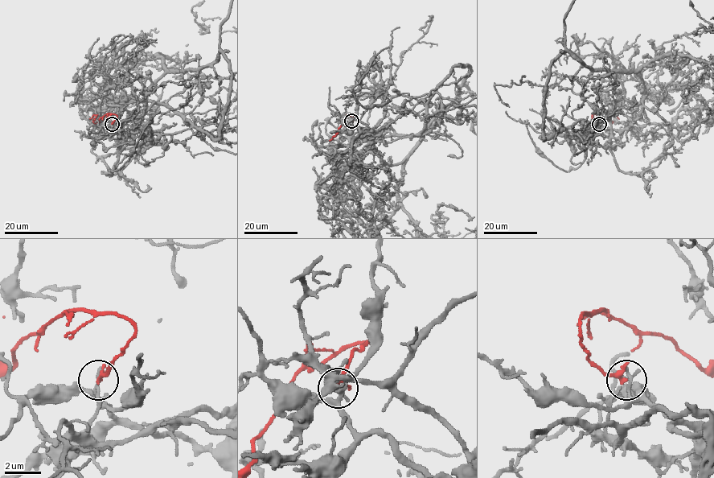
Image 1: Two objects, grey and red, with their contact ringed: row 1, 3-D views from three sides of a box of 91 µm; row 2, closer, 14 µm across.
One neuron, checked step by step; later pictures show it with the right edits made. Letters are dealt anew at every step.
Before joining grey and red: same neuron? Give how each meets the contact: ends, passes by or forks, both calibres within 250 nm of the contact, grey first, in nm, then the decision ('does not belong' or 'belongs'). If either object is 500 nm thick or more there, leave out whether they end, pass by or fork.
grey passes by | red passes by | 150/170 nm | belongs

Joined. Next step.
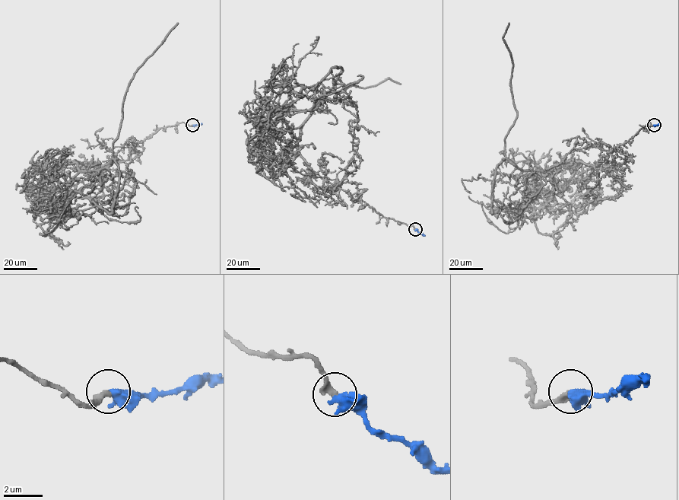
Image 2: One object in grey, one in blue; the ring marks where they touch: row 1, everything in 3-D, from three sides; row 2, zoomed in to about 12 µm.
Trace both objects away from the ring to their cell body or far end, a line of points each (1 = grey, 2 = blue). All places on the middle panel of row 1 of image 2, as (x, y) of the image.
1: (415, 229), (369, 206), (355, 183), (318, 187), (297, 146), (335, 80), (344, 92), (388, 78), (401, 84)
2: (415, 229), (424, 235)

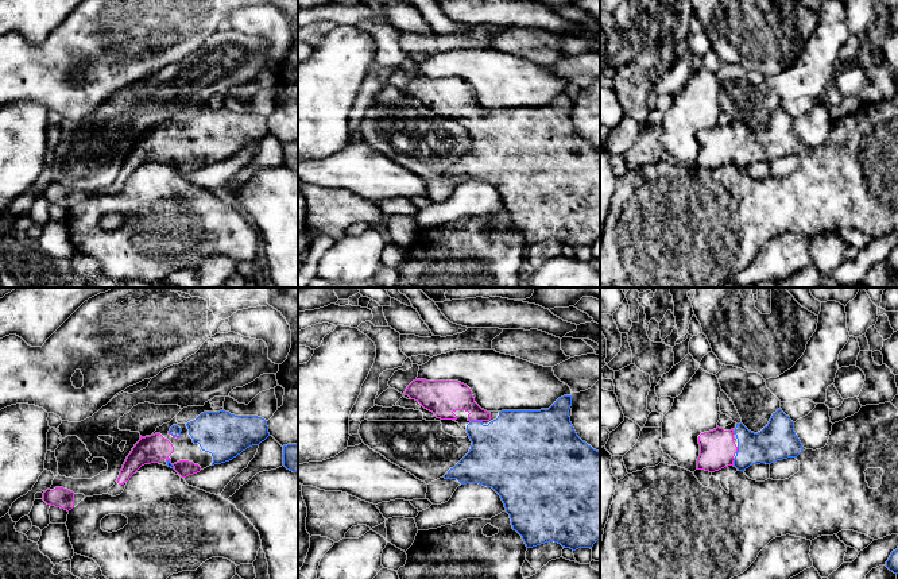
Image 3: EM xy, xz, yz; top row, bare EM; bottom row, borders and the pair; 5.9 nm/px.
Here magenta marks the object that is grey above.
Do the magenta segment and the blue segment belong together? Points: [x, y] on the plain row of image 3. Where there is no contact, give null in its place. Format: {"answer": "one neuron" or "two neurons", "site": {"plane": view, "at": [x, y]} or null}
{"answer": "one neuron", "site": {"plane": "xz", "at": [476, 118]}}

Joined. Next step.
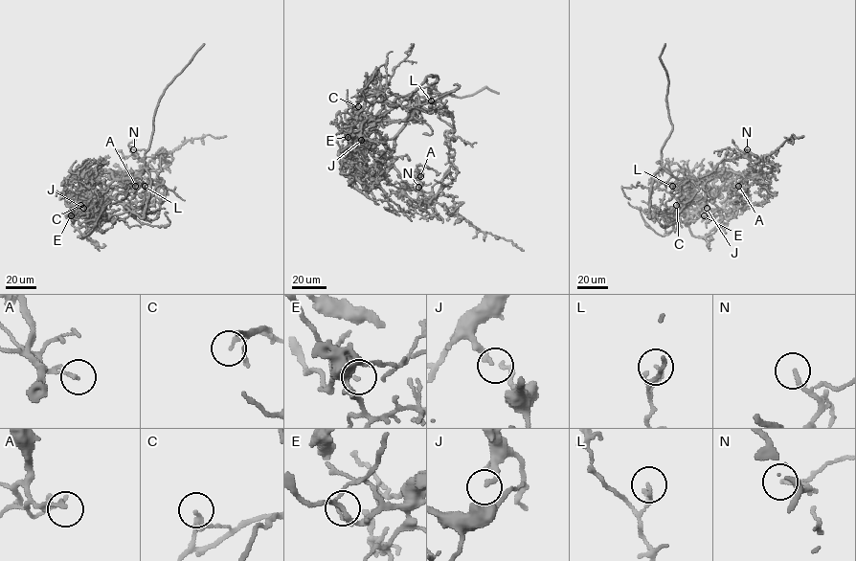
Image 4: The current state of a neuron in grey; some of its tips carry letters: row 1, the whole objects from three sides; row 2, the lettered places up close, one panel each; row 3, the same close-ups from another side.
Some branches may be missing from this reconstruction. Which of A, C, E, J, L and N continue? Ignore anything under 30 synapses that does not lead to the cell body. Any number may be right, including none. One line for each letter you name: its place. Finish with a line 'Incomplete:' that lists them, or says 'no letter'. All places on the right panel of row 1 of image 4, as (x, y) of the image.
Incomplete: no letter

